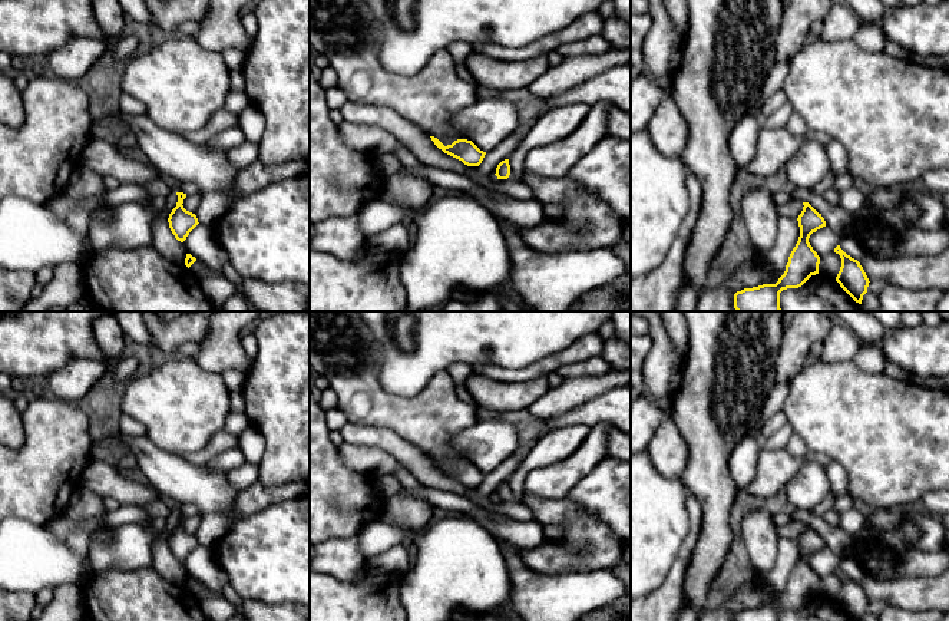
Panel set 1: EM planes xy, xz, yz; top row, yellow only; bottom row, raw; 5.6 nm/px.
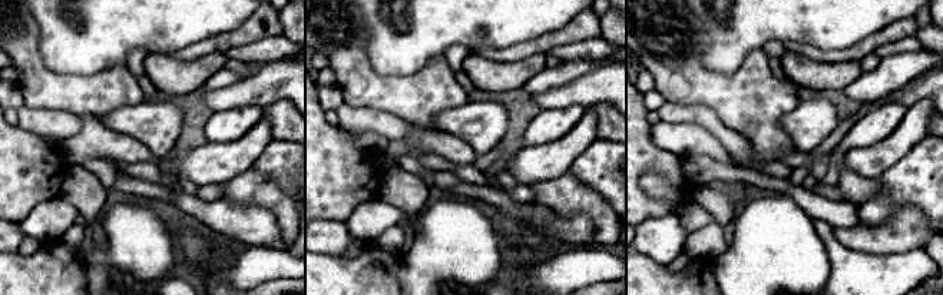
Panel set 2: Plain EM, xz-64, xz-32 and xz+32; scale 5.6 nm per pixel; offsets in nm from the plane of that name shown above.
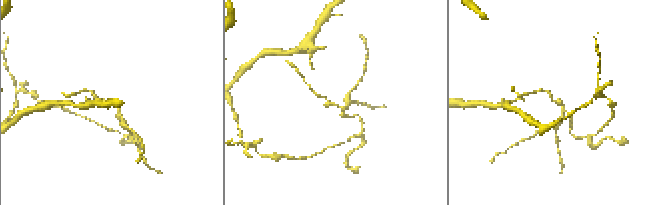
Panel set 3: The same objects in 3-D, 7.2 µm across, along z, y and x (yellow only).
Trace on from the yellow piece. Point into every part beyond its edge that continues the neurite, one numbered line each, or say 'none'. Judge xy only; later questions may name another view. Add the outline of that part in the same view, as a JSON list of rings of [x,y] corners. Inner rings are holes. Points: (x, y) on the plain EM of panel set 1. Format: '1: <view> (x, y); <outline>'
none

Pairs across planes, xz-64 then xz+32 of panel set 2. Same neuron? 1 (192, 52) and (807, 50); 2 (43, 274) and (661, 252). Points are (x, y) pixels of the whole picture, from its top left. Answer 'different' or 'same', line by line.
1: same
2: different

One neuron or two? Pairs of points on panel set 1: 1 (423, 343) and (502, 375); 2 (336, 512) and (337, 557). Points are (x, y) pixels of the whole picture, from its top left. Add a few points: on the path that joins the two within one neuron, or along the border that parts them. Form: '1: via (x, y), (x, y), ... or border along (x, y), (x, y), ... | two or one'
1: border along (473, 366), (511, 369) | two
2: border along (354, 535), (324, 539) | two

